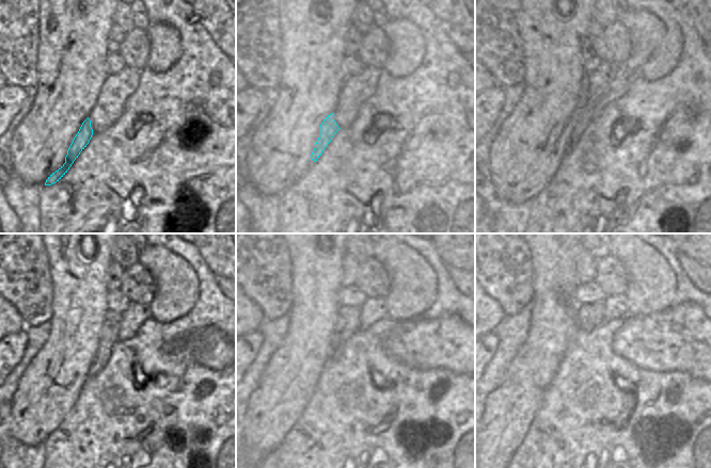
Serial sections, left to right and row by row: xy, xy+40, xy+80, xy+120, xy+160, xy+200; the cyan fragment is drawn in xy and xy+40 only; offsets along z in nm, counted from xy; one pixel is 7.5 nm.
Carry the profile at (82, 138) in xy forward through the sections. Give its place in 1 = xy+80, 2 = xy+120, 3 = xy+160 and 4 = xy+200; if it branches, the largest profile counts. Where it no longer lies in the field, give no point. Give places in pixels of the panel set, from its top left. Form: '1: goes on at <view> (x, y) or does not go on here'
1: goes on at xy+80 (584, 112)
2: goes on at xy+120 (109, 334)
3: goes on at xy+160 (348, 322)
4: goes on at xy+200 (587, 317)

